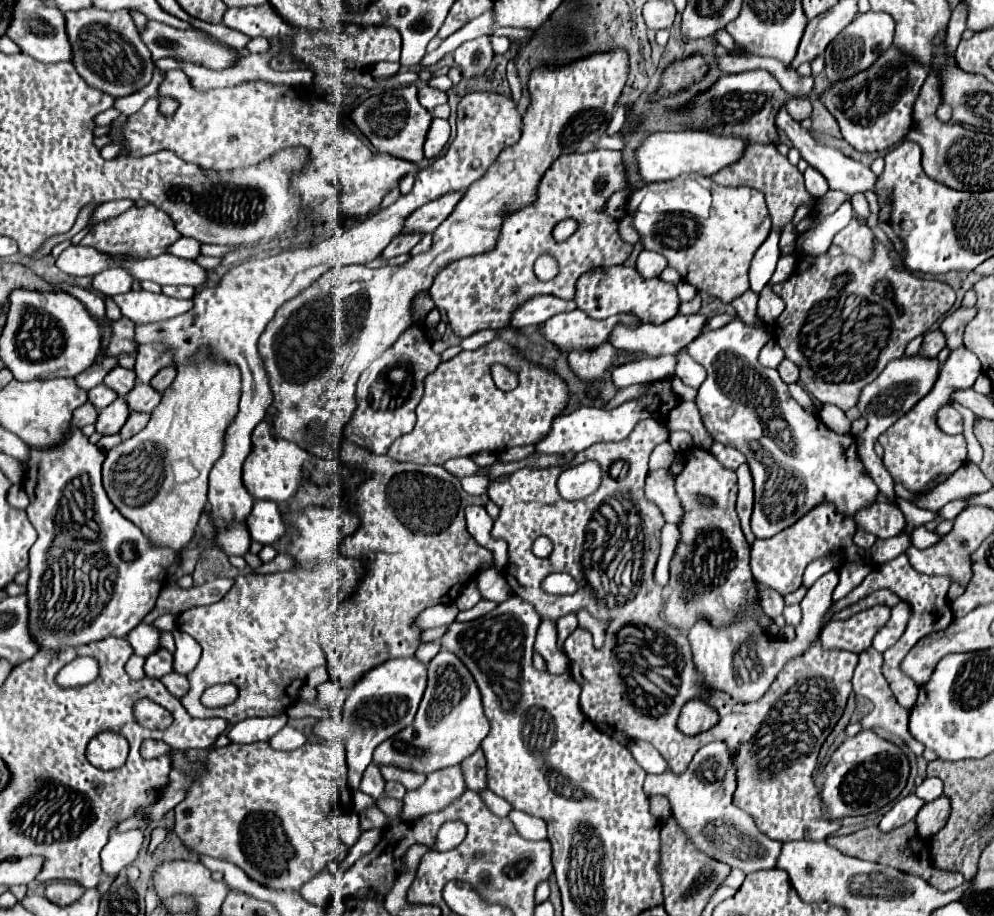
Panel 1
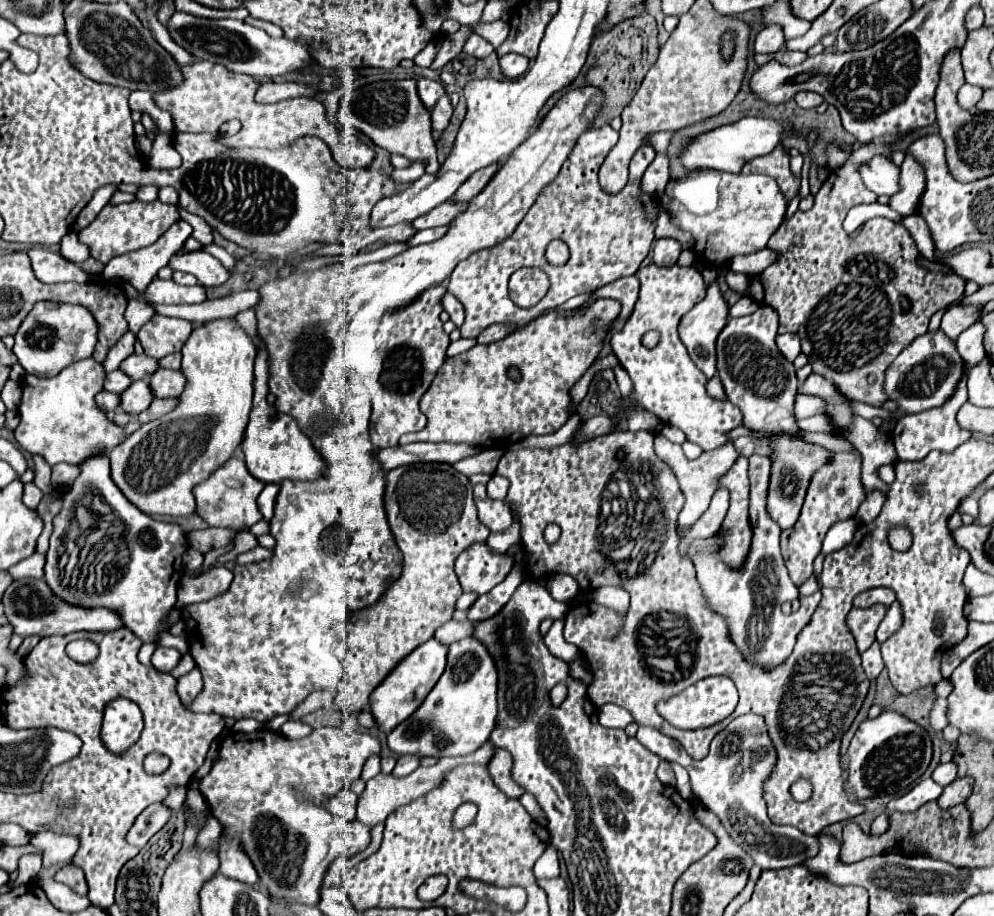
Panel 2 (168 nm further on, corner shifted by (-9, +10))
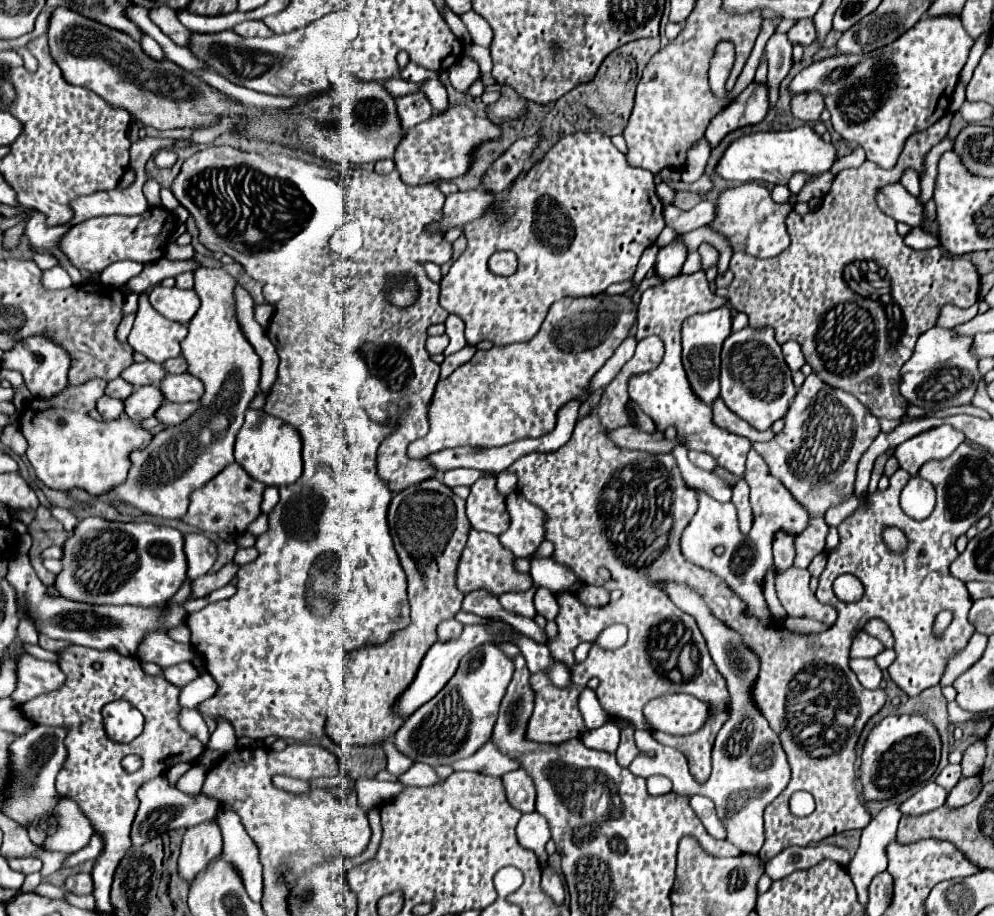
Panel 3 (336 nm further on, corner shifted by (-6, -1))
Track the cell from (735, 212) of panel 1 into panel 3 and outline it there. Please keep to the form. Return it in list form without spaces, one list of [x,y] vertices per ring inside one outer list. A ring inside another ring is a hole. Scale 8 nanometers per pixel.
[[[746,182],[742,186],[728,188],[720,192],[716,202],[714,220],[708,224],[714,232],[722,234],[734,252],[748,252],[756,258],[772,258],[788,248],[790,238],[786,232],[784,218],[794,210],[794,204],[778,204],[772,200],[770,192],[756,182]]]

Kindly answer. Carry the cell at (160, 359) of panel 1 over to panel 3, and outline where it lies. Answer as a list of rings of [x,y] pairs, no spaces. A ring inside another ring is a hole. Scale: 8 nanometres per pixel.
[[[140,294],[140,308],[128,336],[128,344],[152,362],[166,362],[180,356],[180,342],[186,338],[186,326],[160,316],[148,302],[148,294]]]

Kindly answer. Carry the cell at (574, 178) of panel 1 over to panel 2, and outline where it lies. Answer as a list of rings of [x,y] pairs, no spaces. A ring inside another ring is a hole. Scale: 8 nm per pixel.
[[[609,125],[587,129],[577,139],[559,175],[539,193],[537,201],[531,205],[517,229],[499,245],[479,249],[467,259],[459,261],[447,287],[449,293],[453,293],[465,307],[461,337],[475,339],[493,323],[513,323],[517,329],[521,329],[545,311],[563,305],[567,299],[579,293],[595,291],[619,277],[637,273],[655,239],[653,231],[659,213],[659,199],[641,191],[641,177],[655,159],[655,151],[651,147],[639,149],[631,159],[629,181],[623,193],[609,195],[599,187],[597,173],[607,153],[615,147],[617,137],[619,133]],[[553,239],[561,239],[569,247],[569,259],[565,265],[555,267],[545,259],[545,249]],[[521,267],[539,267],[549,275],[551,281],[549,293],[531,309],[517,307],[509,299],[509,277]]]

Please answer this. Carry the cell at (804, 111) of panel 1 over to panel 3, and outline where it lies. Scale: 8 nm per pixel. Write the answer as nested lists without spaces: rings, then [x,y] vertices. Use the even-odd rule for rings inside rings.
[[[818,92],[796,94],[792,98],[792,114],[804,122],[816,122],[824,110],[824,100]]]

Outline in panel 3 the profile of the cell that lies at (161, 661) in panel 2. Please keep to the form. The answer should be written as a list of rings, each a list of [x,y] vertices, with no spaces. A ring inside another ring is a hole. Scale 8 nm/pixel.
[[[184,662],[184,664],[176,664],[172,668],[164,668],[162,674],[174,686],[184,686],[184,684],[192,682],[198,676],[198,672],[194,670],[192,662]]]

